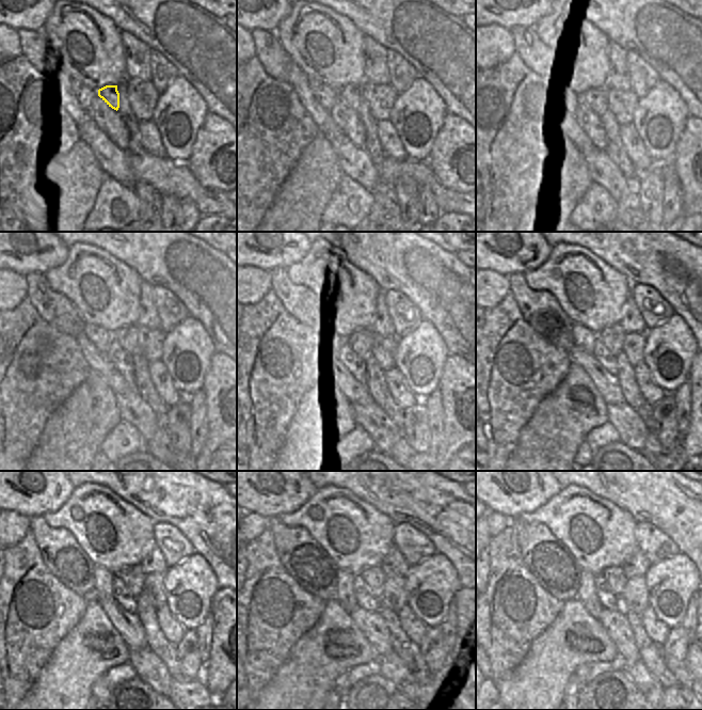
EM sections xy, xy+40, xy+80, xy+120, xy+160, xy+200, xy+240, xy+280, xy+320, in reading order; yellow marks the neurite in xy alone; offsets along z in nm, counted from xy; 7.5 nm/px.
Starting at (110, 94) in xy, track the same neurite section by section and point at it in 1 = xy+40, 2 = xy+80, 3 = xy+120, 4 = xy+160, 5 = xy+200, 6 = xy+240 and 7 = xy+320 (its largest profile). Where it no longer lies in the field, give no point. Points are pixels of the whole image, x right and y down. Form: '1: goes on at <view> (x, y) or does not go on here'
1: goes on at xy+40 (351, 94)
2: goes on at xy+80 (596, 97)
3: goes on at xy+120 (121, 340)
4: goes on at xy+160 (368, 336)
5: goes on at xy+200 (612, 336)
6: goes on at xy+240 (133, 577)
7: goes on at xy+320 (616, 578)

